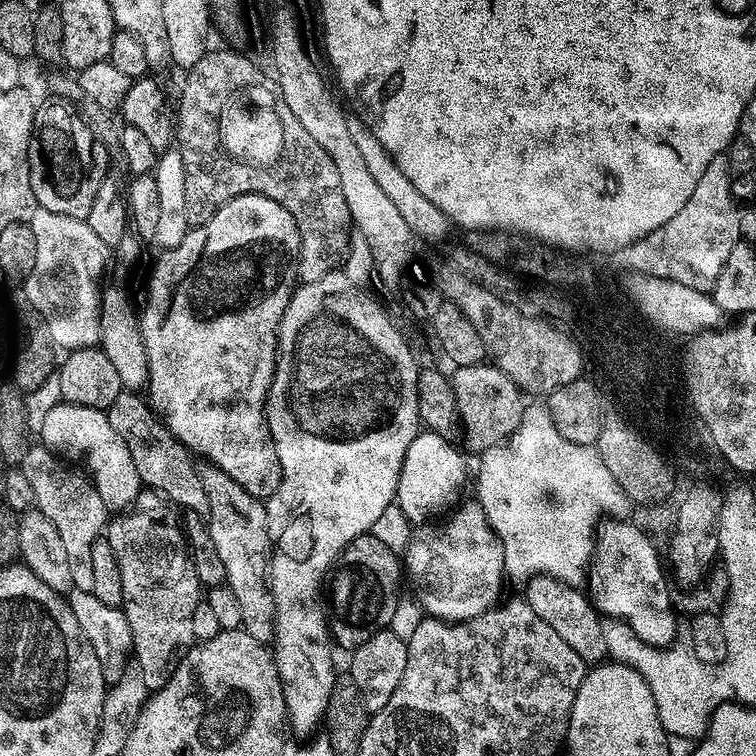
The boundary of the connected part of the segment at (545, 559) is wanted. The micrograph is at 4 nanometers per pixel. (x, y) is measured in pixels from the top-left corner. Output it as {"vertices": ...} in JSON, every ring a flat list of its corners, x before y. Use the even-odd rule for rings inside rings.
{"vertices":[[532,403,525,407,515,432,503,444,488,448,479,457,475,499,502,542,504,570,509,581,527,582,535,576,550,576,570,587,580,588,587,581,587,568,595,555,600,516,624,513,628,499,616,487,610,470,606,470,606,462,595,447,575,444,558,434,547,403]]}

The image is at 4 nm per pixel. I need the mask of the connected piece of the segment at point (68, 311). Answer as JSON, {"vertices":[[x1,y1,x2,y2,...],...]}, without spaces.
{"vertices":[[37,207,34,218,30,222,32,233,34,234,34,262,32,268,25,276,22,285,22,295,30,301,32,309,42,317,46,330,50,334,53,345,60,350,71,350,73,348,94,348,100,344,100,307,102,285,100,279,104,276,104,267,108,264,108,256,110,260,110,248,102,242,102,238,98,238,98,234,94,234,94,230,90,230,87,220,79,220,78,218,70,218,66,214,54,214,50,210]]}

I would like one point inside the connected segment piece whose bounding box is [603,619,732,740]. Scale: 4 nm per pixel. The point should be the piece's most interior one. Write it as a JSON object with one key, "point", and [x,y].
{"point":[685,690]}

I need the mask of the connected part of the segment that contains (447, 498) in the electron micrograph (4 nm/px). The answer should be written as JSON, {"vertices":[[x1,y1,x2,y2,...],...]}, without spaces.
{"vertices":[[422,430,411,442,406,458,403,459,396,503,412,524,427,523,459,501,458,496,466,480,466,464,461,454,447,440,443,433]]}

